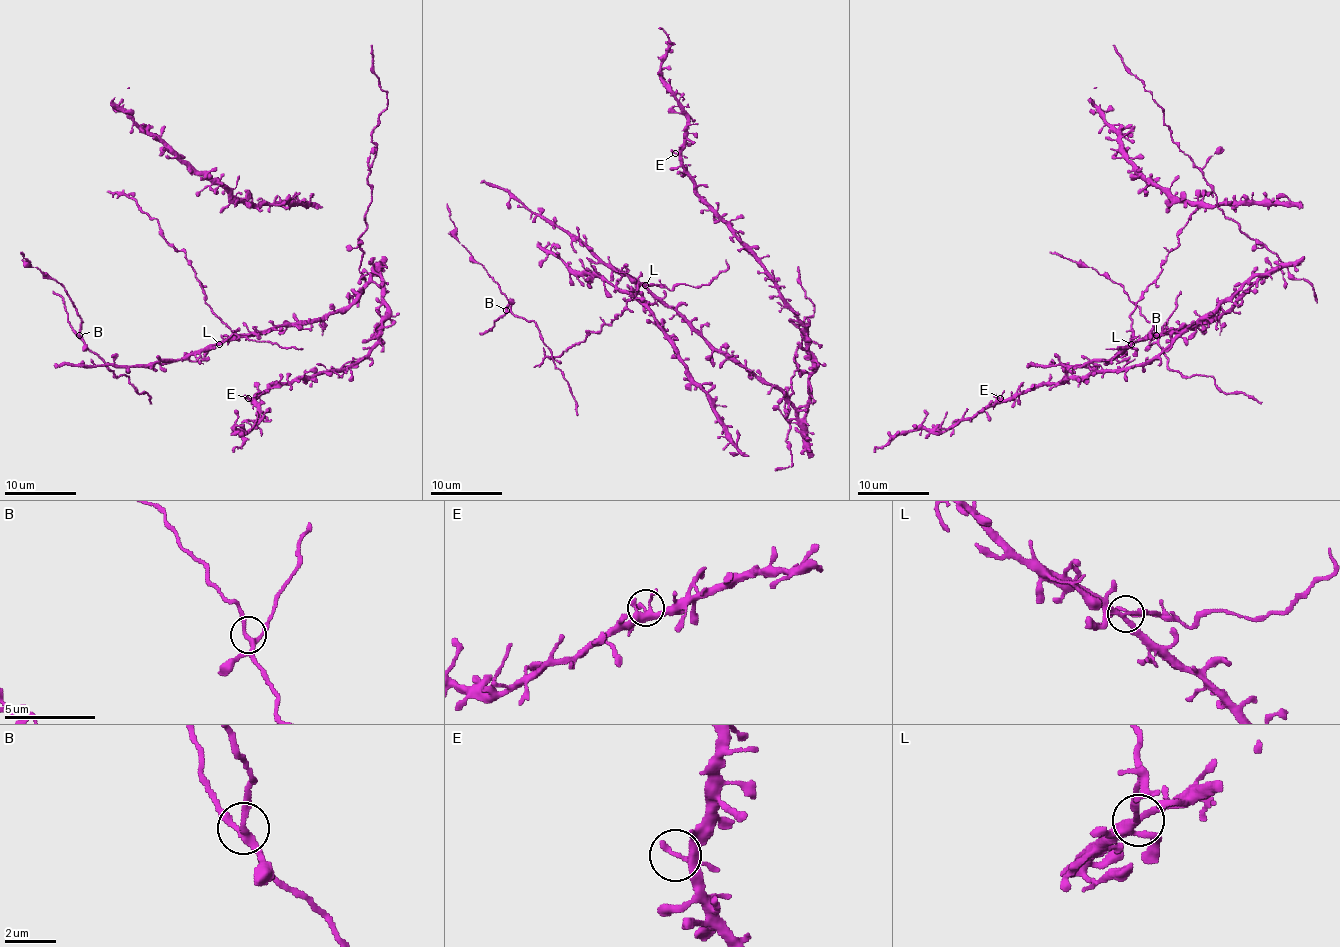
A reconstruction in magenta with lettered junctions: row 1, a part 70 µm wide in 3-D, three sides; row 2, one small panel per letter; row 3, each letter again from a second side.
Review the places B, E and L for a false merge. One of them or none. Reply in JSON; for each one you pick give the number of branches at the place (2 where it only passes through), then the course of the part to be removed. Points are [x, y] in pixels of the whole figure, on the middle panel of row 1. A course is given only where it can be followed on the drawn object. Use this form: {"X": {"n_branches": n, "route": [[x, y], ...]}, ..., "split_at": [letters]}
{"L": {"n_branches": 3, "route": [[646, 284], [658, 284], [644, 283], [635, 288], [623, 311], [599, 331], [588, 333], [583, 342], [533, 367]]}, "split_at": ["L"]}

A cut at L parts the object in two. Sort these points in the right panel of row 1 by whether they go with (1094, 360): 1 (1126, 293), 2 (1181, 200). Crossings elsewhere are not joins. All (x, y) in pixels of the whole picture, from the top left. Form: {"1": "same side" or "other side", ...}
{"1": "same side", "2": "same side"}

